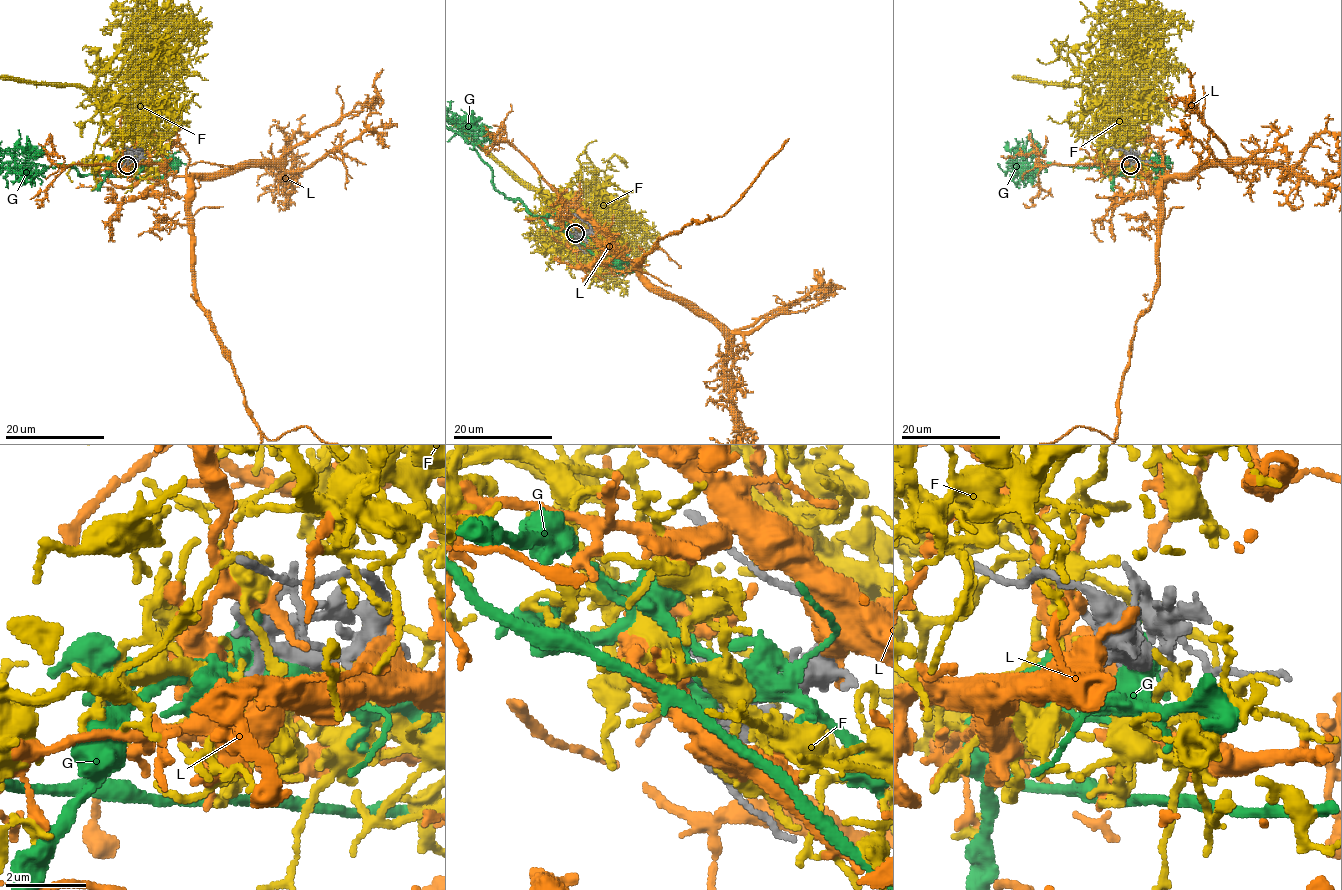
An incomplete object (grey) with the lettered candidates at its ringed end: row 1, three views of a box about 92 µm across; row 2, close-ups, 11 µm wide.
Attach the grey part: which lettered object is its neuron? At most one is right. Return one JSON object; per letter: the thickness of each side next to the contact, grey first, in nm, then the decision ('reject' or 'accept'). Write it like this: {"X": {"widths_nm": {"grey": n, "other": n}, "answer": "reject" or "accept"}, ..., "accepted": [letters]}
{"F": {"widths_nm": {"grey": 170, "other": 400}, "answer": "accept"}, "G": {"widths_nm": {"grey": 360, "other": 500}, "answer": "reject"}, "L": {"widths_nm": {"grey": 130, "other": 480}, "answer": "reject"}, "accepted": ["F"]}

